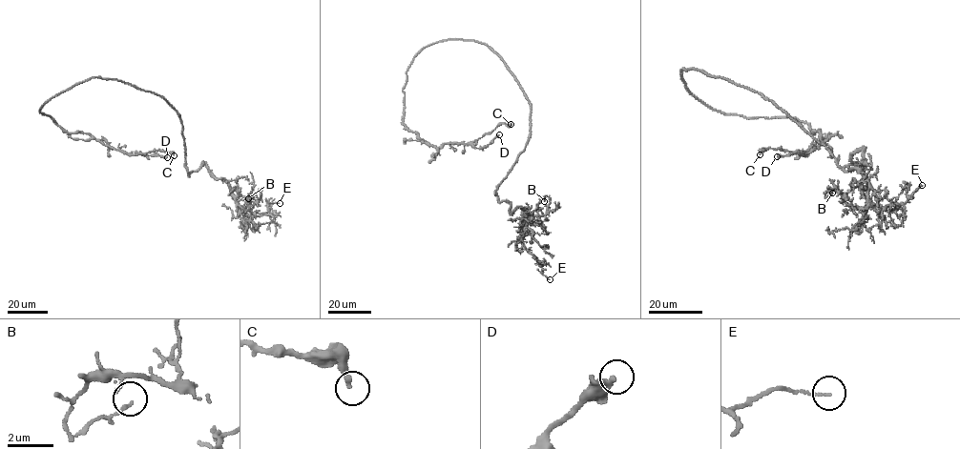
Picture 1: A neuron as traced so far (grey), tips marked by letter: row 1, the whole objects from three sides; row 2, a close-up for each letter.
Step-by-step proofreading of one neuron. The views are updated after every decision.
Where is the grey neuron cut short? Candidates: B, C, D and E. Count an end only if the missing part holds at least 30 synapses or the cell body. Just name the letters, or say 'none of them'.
none of them

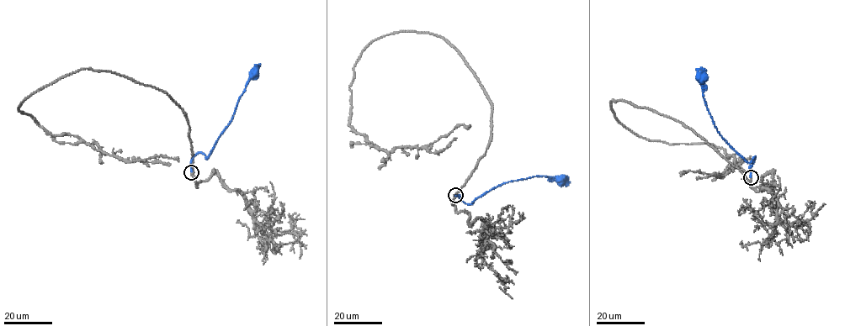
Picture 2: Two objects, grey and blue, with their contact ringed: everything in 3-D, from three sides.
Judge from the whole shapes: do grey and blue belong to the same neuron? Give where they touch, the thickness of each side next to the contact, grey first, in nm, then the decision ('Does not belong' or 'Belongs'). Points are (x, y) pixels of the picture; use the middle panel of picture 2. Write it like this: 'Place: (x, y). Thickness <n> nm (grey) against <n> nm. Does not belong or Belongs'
Place: (455, 195). Thickness 200 nm (grey) against 280 nm. Belongs

